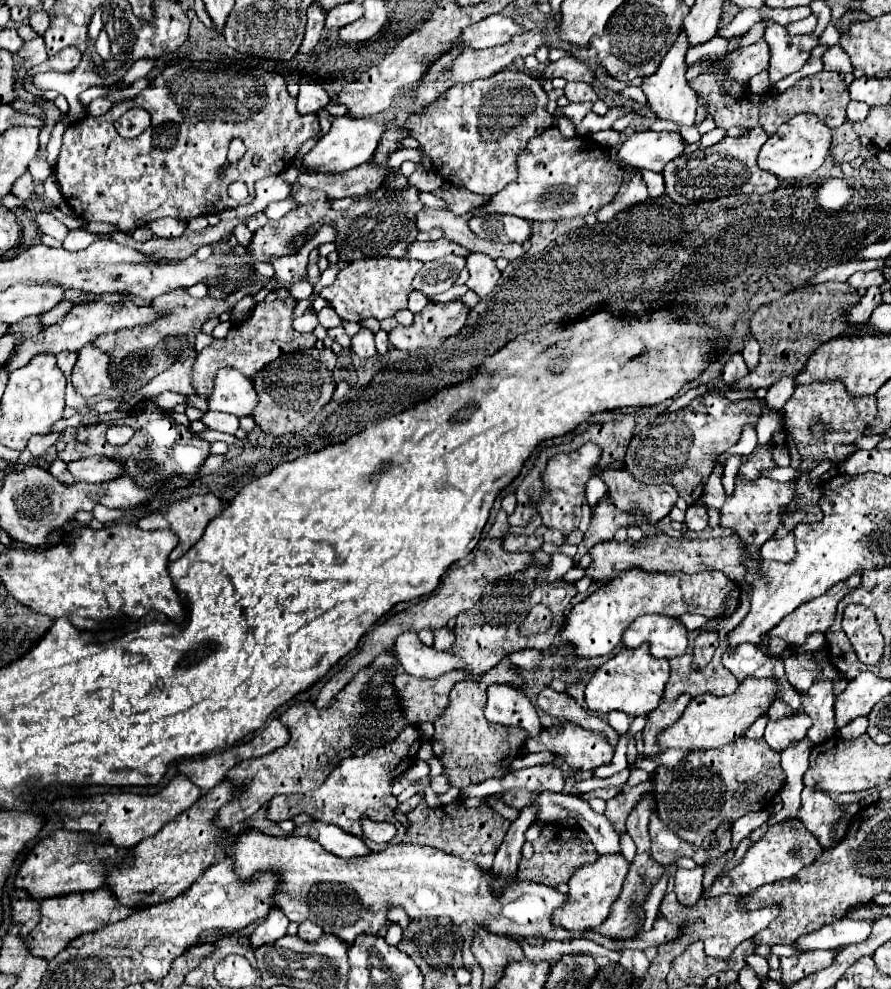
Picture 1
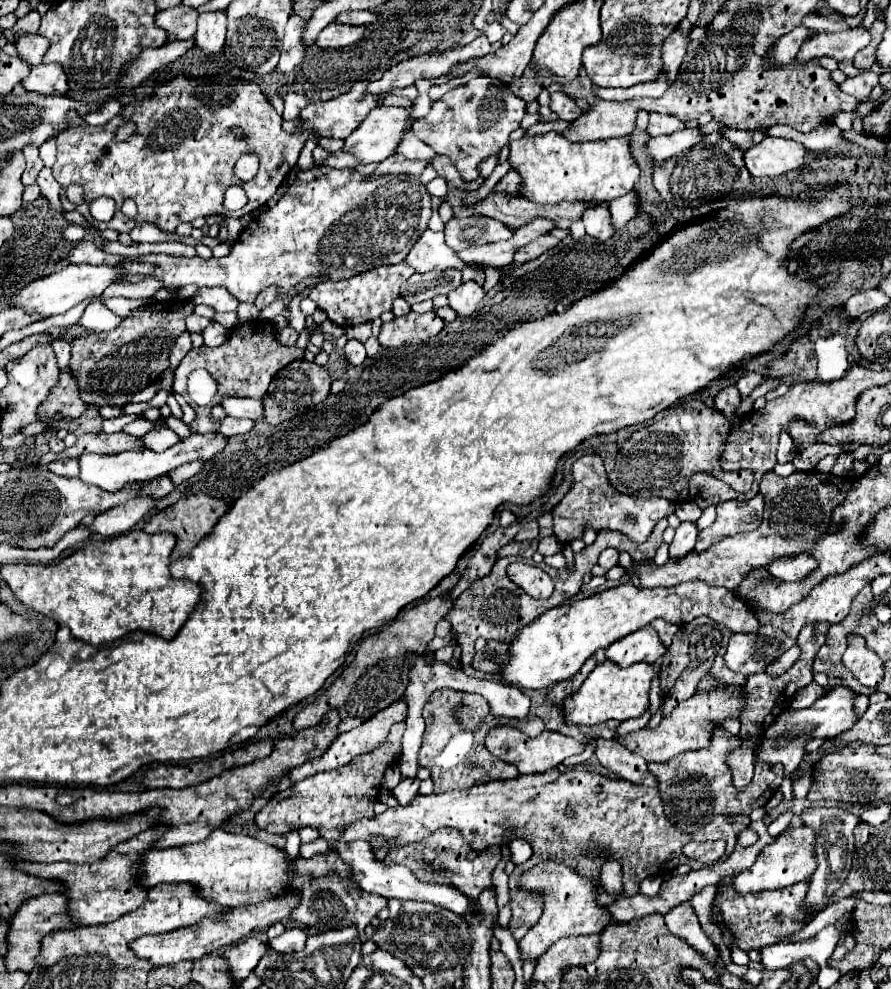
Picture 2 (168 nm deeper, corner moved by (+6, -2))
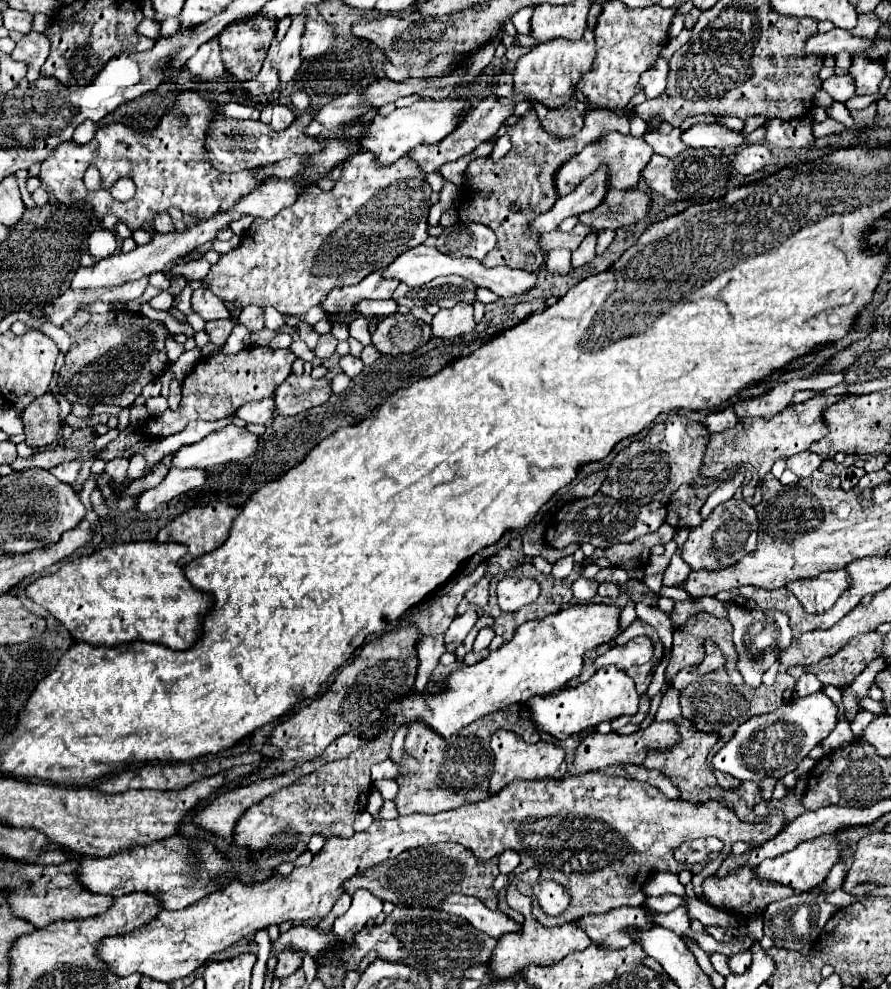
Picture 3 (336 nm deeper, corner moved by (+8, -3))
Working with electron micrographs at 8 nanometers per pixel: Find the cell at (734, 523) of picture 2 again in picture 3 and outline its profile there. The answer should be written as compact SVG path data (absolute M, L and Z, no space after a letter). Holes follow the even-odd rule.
M728 500L724 504L718 504L712 514L690 532L686 544L682 546L682 558L686 564L692 566L692 570L718 570L722 566L732 566L756 548L756 532L758 518L754 508L744 500Z

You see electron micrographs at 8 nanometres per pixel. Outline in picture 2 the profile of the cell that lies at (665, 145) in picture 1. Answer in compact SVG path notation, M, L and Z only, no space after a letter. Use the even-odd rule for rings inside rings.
M682 129L672 135L662 135L662 137L652 137L646 145L650 157L654 161L666 161L668 157L676 157L684 149L690 149L692 145L698 145L704 139L702 131L696 129Z

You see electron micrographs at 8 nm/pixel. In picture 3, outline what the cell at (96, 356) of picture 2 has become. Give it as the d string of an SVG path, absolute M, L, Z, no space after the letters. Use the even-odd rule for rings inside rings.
M80 310L64 324L64 330L72 340L72 348L66 354L60 370L58 390L70 404L80 402L86 406L132 406L142 388L162 376L166 370L168 358L164 342L174 338L174 334L162 322L128 310L108 314Z

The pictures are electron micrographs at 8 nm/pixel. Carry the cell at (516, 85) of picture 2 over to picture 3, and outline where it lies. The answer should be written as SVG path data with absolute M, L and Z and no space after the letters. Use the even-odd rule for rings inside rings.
M486 96L486 98L482 98L480 102L478 102L478 106L476 108L472 108L470 110L470 114L460 122L460 128L456 128L446 140L442 140L442 142L438 142L438 144L422 144L422 146L416 146L414 150L410 150L408 152L408 158L412 158L418 166L420 166L420 170L424 170L426 174L428 172L436 172L442 164L446 164L446 162L452 162L452 160L458 160L460 156L464 156L464 154L470 154L476 146L480 146L484 140L488 140L492 134L496 134L498 132L498 128L506 122L506 118L508 116L512 116L514 114L514 104L504 104L498 96Z

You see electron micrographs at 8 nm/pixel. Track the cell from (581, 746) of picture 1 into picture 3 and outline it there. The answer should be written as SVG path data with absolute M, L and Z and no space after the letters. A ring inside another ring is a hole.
M496 730L492 734L492 752L494 752L494 774L490 778L490 792L498 792L502 790L508 782L512 782L514 778L522 778L522 780L536 780L536 778L546 778L546 776L556 776L558 774L558 766L564 762L566 752L550 742L536 742L536 744L526 744L522 740L522 736L508 732L508 730Z

